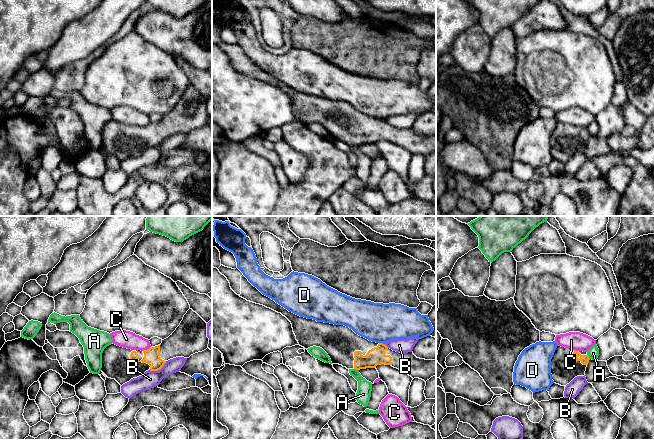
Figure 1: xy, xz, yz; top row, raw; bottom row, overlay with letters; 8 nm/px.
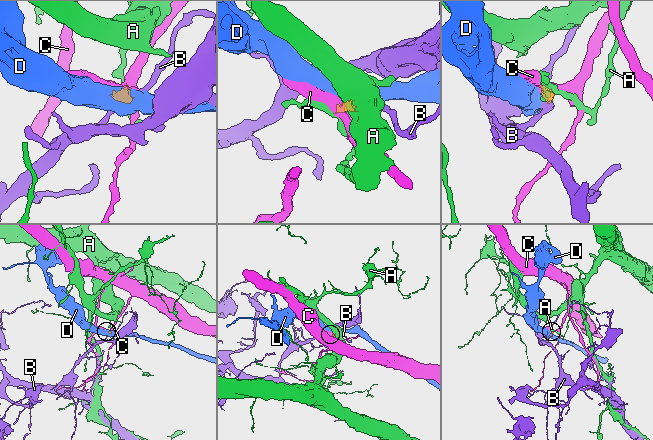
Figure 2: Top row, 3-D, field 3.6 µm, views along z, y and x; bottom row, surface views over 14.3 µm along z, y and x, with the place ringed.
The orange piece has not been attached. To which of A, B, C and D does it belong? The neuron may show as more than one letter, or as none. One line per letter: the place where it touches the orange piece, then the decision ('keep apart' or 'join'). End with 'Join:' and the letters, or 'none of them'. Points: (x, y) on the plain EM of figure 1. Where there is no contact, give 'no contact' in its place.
A: contact xz (356, 145); keep apart
B: contact xy (158, 145); keep apart
C: contact xy (147, 125); keep apart
D: contact xz (382, 119); keep apart
Join: none of them

